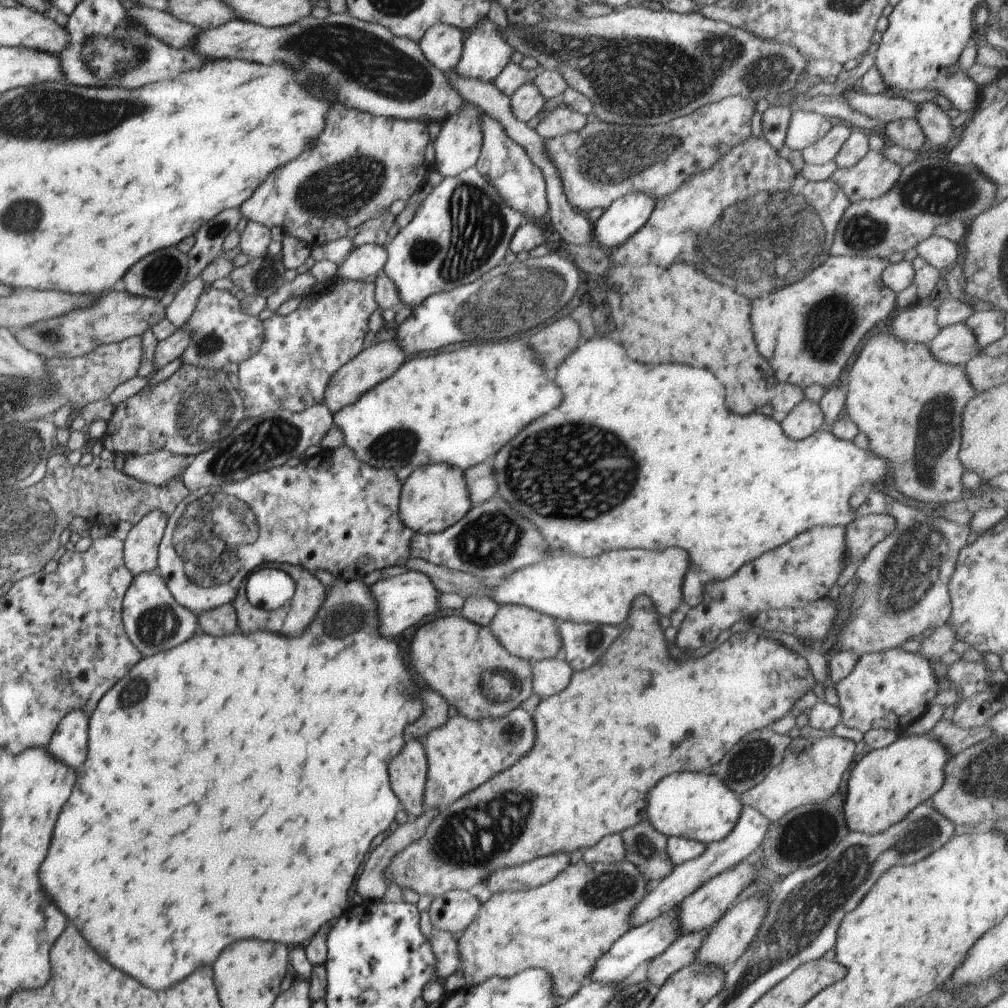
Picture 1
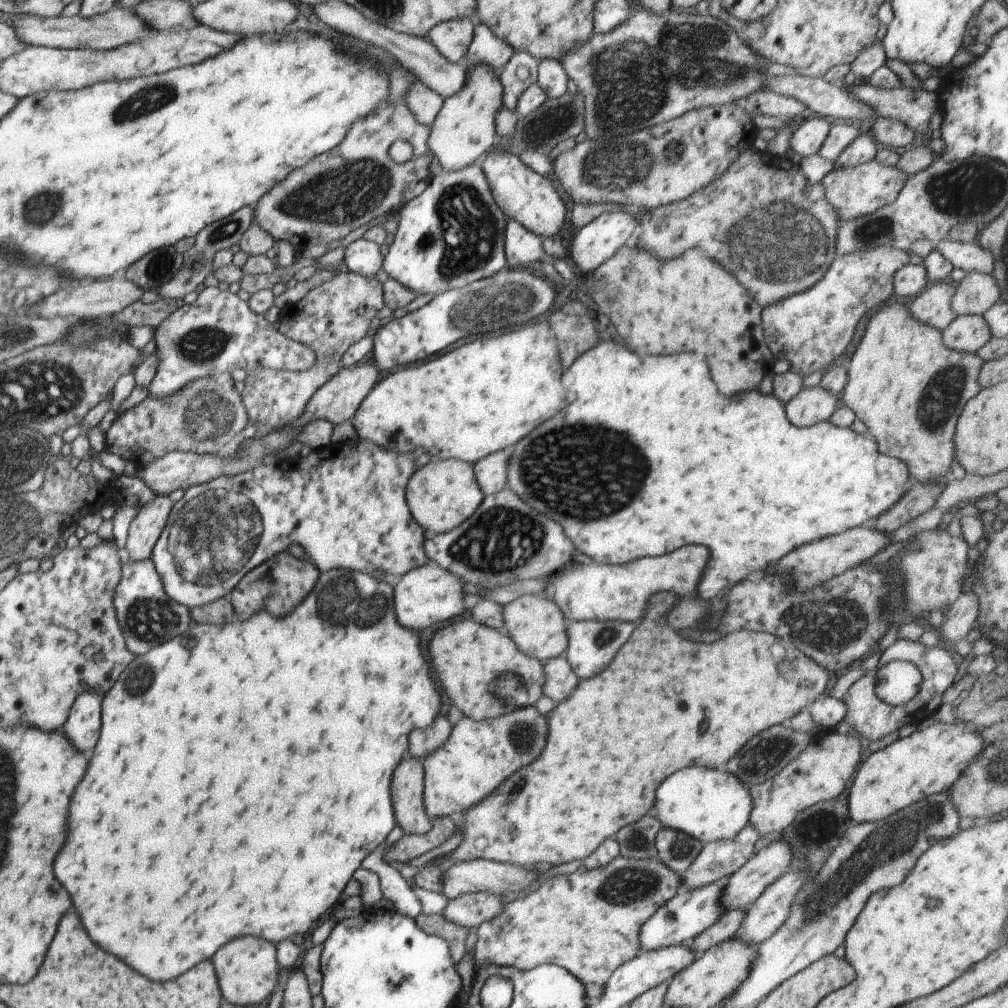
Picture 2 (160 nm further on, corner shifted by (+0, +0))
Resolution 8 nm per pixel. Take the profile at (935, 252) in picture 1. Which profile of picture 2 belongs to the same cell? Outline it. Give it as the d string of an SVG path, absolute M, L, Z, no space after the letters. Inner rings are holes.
M941 240L935 249L945 256L956 268L964 272L992 274L995 269L995 256L990 249L985 249L979 242Z

